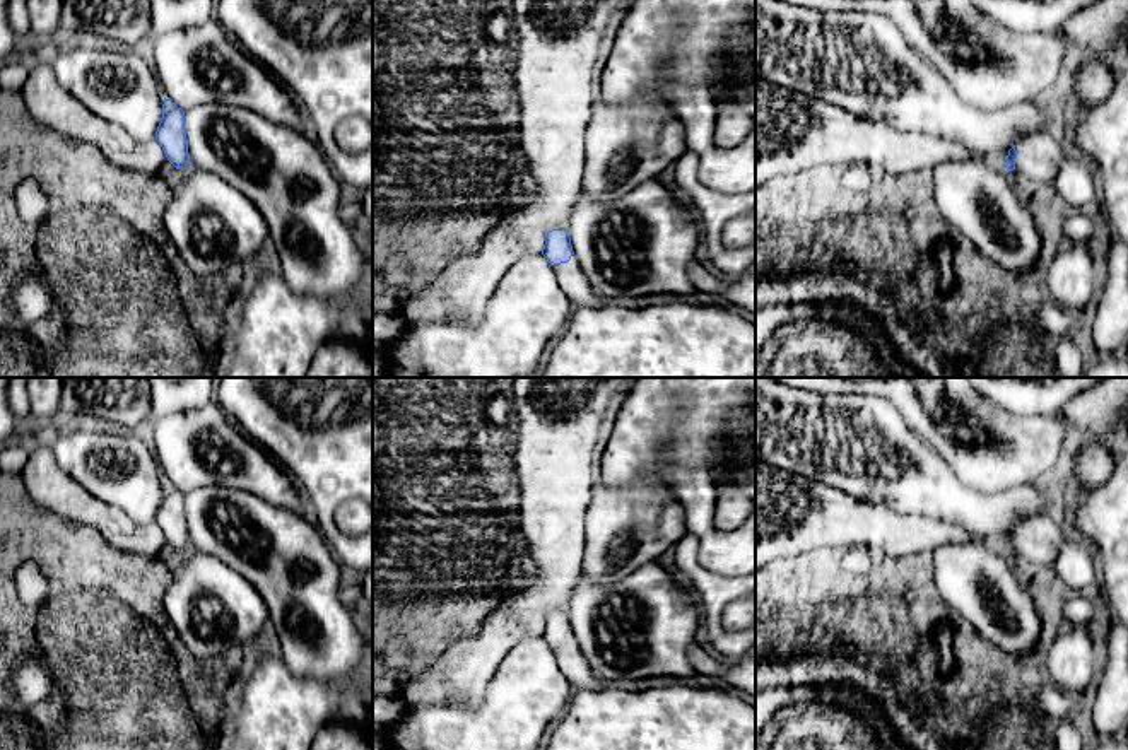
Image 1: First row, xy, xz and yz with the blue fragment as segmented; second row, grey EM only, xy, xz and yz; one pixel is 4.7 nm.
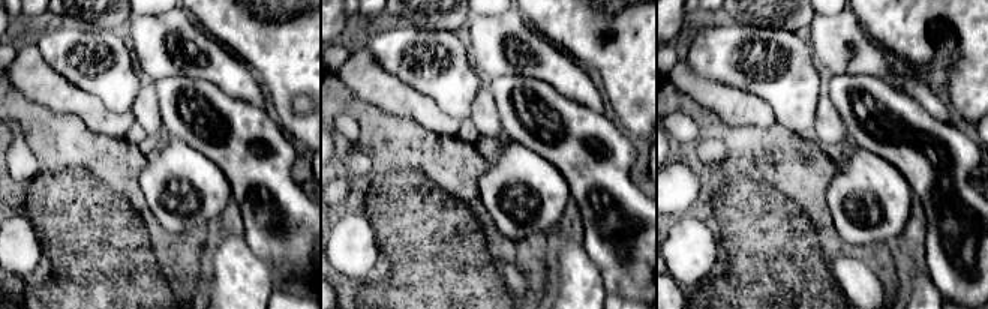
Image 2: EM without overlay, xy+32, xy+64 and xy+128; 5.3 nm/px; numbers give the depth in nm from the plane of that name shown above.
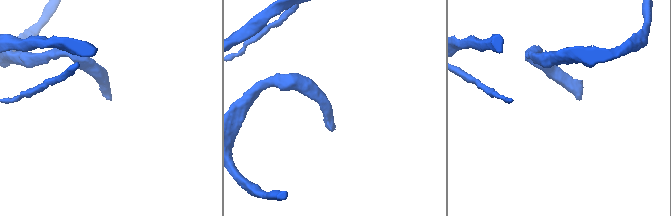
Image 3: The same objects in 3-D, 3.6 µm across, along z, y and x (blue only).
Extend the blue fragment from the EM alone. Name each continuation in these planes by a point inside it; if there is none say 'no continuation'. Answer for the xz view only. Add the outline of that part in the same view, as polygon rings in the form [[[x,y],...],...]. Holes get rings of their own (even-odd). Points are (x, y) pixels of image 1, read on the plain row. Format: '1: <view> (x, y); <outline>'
1: xz (571, 662); [[[574,637],[567,646],[550,646],[550,649],[557,659],[559,670],[574,690],[602,690],[605,687],[605,682],[591,671]]]

